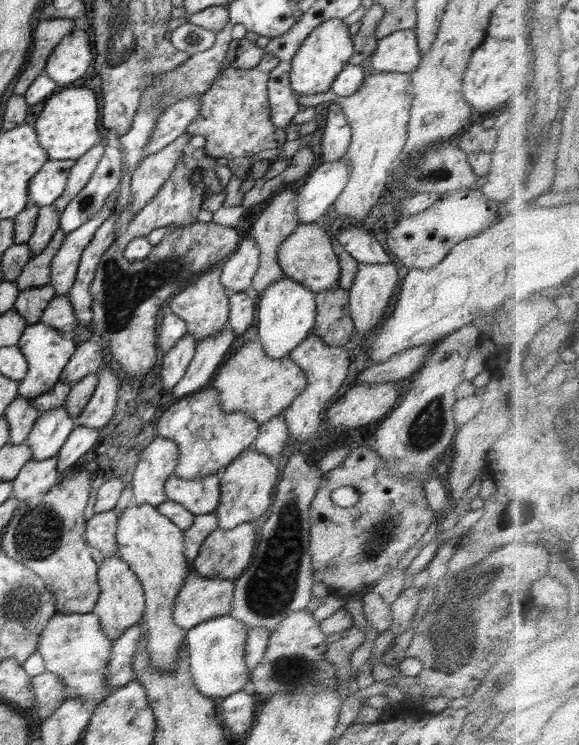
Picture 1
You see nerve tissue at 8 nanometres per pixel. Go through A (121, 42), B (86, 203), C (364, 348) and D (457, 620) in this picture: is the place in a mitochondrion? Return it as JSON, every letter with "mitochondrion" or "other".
{"A":"mitochondrion","B":"mitochondrion","C":"other","D":"mitochondrion"}

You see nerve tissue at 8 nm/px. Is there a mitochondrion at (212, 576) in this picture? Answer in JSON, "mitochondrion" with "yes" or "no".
{"mitochondrion":"no"}

